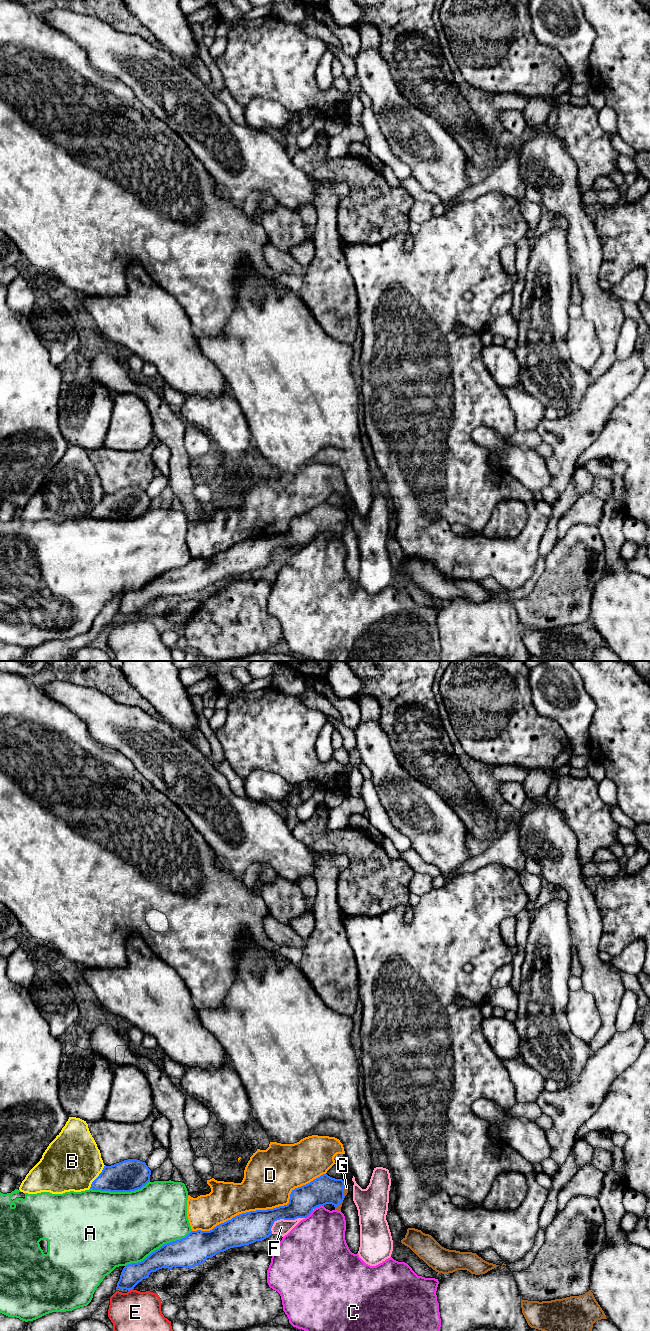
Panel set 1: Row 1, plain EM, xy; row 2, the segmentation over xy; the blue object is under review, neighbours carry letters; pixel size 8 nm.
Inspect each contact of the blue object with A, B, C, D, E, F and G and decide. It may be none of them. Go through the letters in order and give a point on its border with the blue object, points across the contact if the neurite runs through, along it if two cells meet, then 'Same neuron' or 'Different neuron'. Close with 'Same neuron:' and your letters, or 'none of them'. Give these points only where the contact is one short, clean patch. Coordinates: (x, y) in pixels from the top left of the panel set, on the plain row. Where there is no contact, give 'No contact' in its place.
A: Touches blue at xy (159, 576). Different neuron
B: Touches blue at xy (97, 505). Different neuron
C: Touches blue at xy (314, 536). Different neuron
D: Touches blue at xy (262, 538). Different neuron
E: Touches blue at xy (130, 617). Different neuron
F: Touches blue at xy (283, 546). Different neuron
G: Touches blue at xy (343, 519). Path across: xy (323, 518), (343, 519), (346, 515). Same neuron
Same neuron: G

